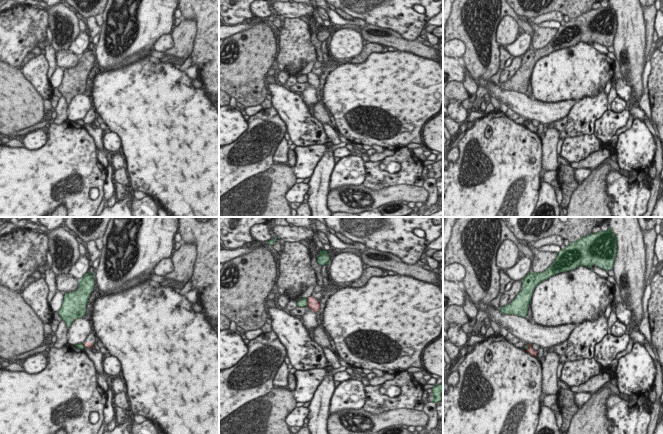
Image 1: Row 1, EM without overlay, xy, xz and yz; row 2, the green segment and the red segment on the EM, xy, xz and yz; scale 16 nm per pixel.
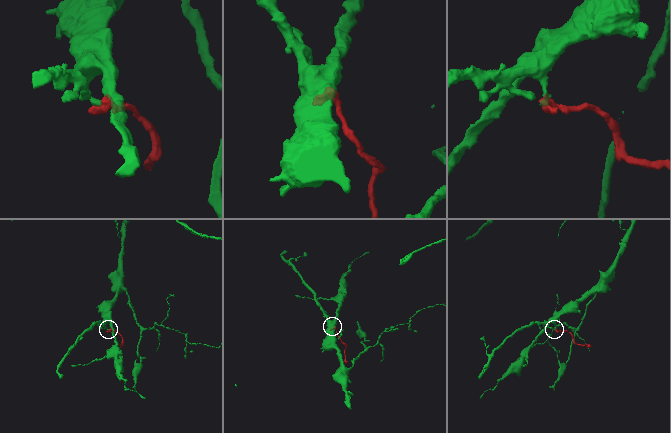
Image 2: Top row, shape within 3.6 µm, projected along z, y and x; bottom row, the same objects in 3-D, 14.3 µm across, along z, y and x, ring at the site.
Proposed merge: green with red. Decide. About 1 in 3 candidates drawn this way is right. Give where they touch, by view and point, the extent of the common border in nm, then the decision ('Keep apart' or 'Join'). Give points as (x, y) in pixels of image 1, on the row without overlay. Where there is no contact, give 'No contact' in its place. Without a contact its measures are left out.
Touches green at xz (306, 78). Shared border 130 nm. Keep apart

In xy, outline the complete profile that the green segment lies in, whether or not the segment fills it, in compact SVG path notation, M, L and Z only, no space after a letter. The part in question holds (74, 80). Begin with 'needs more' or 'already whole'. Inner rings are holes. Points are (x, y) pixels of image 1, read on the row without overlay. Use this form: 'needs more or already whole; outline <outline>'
already whole; outline M92 47L77 56L80 60L79 64L75 68L65 69L62 82L58 86L58 90L65 97L67 105L75 95L82 94L86 90L88 74L95 63Z

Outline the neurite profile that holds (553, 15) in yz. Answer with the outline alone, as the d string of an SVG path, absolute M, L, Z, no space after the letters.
M551 11L548 13L541 14L537 17L533 17L532 23L539 24L539 23L542 23L546 20L556 20L556 21L561 22L564 19L563 16L564 15L559 11Z

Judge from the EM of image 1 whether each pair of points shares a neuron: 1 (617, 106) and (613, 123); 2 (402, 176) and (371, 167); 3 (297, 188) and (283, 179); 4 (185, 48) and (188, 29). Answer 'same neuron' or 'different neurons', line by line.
1: different neurons
2: same neuron
3: different neurons
4: same neuron

